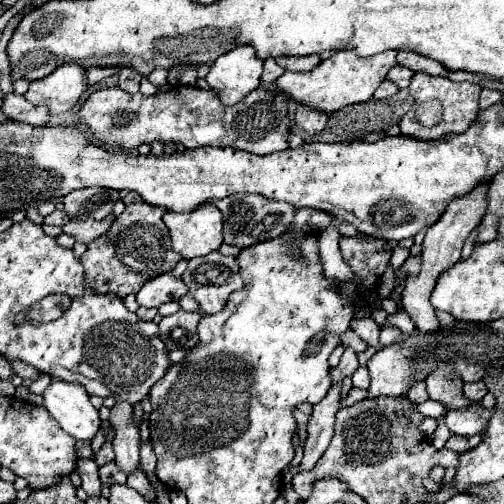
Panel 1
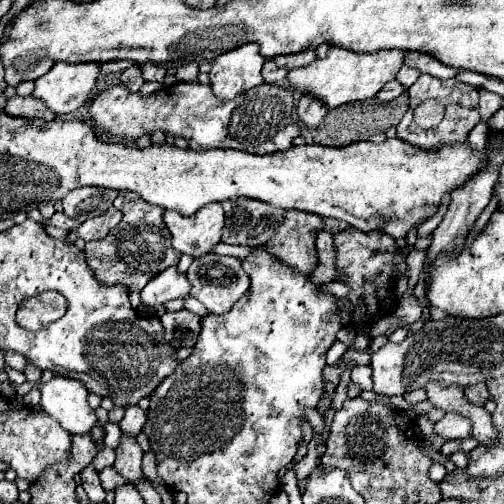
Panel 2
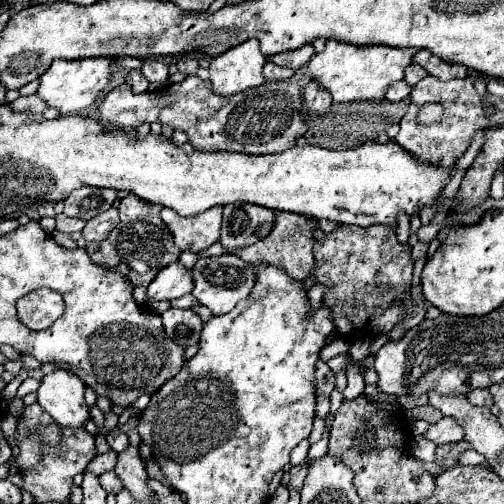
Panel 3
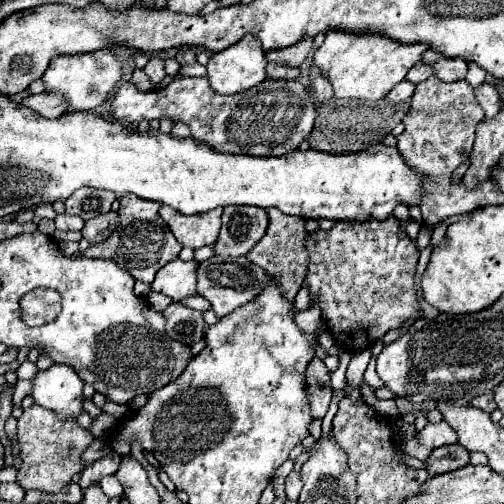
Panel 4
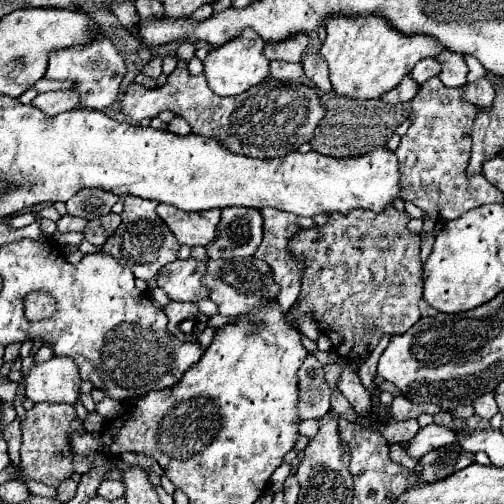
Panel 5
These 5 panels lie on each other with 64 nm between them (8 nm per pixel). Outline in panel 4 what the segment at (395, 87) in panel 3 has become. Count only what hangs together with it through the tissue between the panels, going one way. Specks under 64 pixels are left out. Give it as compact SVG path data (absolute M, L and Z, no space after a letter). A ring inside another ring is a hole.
M402 80L402 82L398 82L390 92L388 92L388 100L390 102L404 102L406 98L410 98L412 96L412 92L414 92L414 86L408 82L408 80Z

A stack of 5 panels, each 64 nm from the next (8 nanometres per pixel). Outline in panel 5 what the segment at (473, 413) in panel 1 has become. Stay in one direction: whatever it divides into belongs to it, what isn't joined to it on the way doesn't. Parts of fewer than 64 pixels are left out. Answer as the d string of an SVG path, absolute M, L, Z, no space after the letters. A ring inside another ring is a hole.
M430 424L430 426L418 430L418 434L408 442L406 452L408 452L410 458L420 460L426 452L430 452L434 448L448 446L452 442L456 442L456 432L452 428Z

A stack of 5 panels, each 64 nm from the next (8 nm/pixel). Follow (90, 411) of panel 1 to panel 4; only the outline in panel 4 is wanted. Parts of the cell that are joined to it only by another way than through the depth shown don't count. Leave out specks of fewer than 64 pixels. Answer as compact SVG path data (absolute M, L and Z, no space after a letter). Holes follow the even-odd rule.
M52 364L52 368L38 372L34 378L32 398L42 408L56 412L60 418L78 418L84 408L84 382L66 364Z

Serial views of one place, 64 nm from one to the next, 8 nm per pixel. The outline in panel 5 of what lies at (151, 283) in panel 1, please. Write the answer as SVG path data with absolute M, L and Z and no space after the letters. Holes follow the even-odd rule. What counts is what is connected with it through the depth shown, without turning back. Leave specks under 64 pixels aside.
M194 258L174 260L158 272L158 288L162 288L170 300L198 302L208 296L208 290L200 284L204 274L204 262Z

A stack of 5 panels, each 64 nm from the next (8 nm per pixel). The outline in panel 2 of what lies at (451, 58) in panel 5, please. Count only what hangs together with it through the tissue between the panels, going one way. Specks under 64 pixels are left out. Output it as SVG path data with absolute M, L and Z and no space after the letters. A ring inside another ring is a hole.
M406 52L404 56L404 64L410 66L410 68L416 68L424 74L430 74L430 76L436 76L436 78L454 78L458 70L454 68L448 68L444 64L440 64L436 58L424 54L424 52Z

